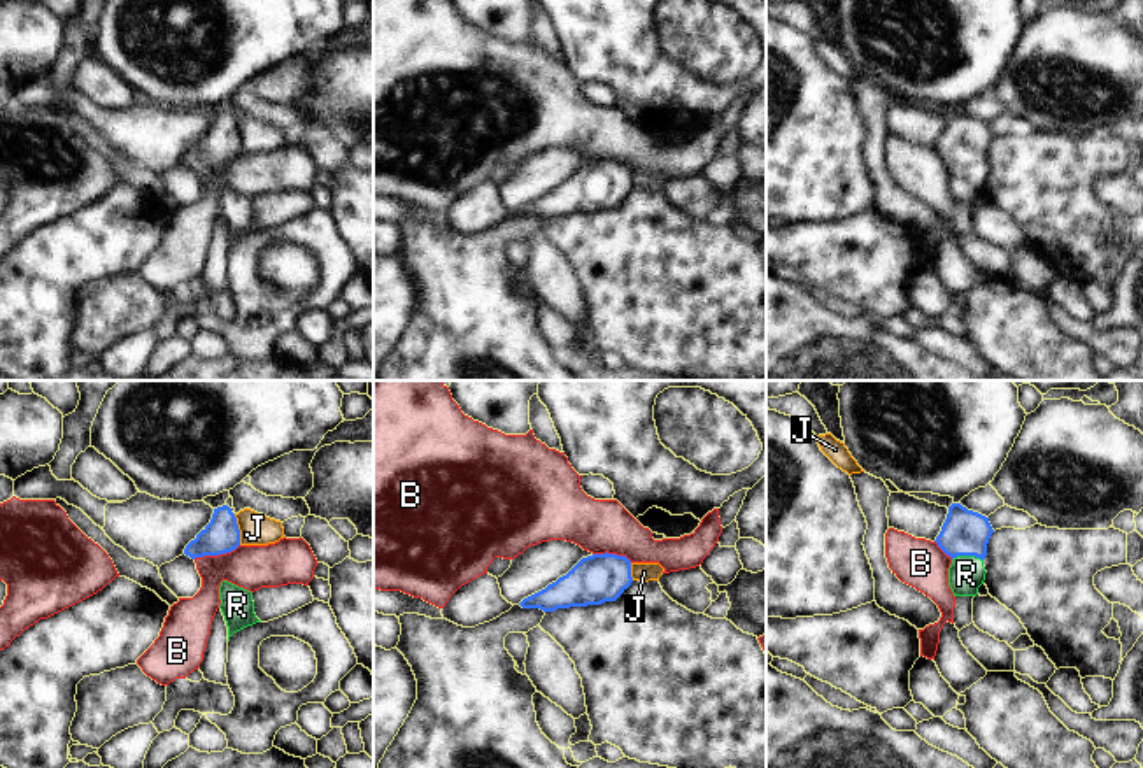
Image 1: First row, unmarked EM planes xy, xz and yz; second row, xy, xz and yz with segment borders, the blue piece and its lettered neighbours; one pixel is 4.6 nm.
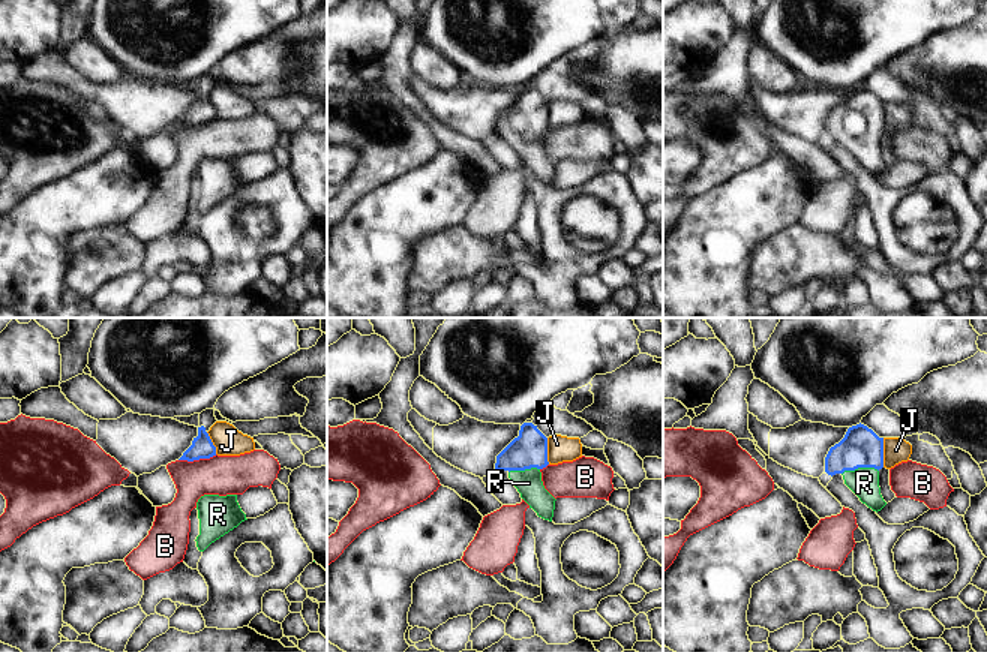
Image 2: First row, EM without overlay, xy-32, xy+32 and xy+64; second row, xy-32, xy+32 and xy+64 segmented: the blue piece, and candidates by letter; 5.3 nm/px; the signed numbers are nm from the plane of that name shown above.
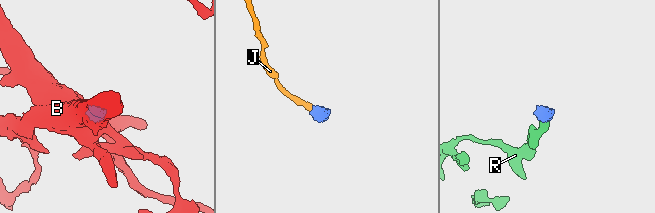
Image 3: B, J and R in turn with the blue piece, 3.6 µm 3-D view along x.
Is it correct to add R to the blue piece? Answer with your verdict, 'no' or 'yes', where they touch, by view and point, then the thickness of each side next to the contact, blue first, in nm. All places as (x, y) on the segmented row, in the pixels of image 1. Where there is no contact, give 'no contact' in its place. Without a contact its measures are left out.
yes | yz (966, 554) | 200/170 nm

